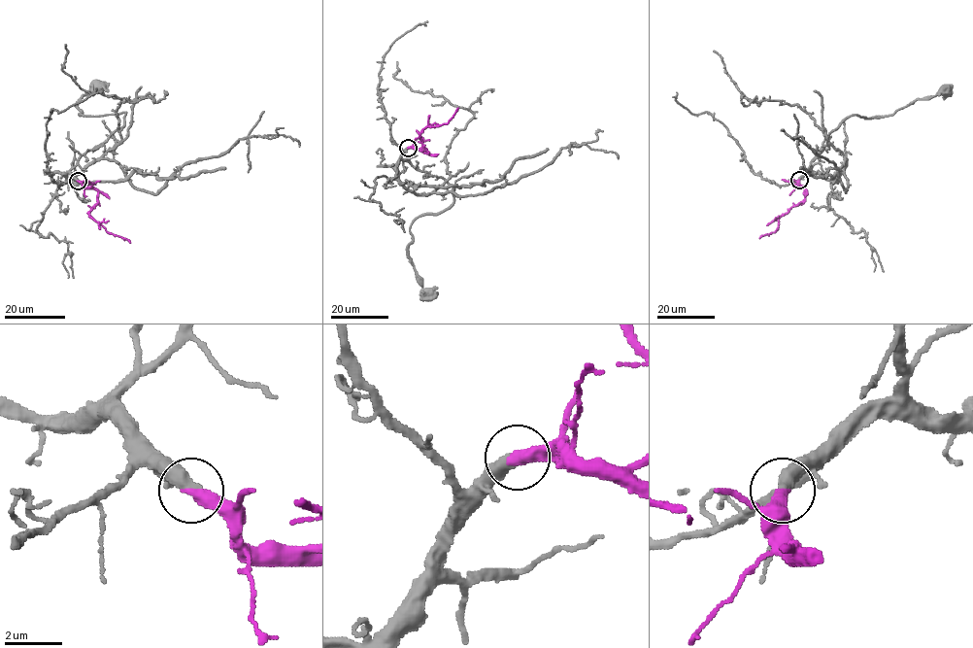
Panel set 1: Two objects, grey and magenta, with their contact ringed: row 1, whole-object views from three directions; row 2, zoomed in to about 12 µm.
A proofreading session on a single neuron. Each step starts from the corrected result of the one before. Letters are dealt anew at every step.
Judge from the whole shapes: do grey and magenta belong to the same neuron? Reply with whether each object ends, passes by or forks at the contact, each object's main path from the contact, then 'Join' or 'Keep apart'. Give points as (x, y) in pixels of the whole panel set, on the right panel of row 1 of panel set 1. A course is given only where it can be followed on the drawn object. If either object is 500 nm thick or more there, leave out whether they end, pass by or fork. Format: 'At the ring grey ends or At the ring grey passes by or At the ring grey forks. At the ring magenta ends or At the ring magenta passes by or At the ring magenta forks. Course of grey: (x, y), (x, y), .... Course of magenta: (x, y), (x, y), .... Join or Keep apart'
At the ring grey ends. At the ring magenta ends. Course of grey: (799, 179), (826, 145), (828, 135), (847, 118), (892, 115), (918, 99), (944, 90). Course of magenta: (799, 180), (805, 189), (805, 199), (778, 219), (775, 231), (759, 238). Join

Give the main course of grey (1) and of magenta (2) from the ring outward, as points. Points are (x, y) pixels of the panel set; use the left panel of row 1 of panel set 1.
1: (78, 180), (70, 172), (77, 161), (124, 124), (125, 112), (79, 115), (79, 100), (97, 86)
2: (78, 181), (97, 191), (97, 201), (90, 216), (108, 231), (130, 242)

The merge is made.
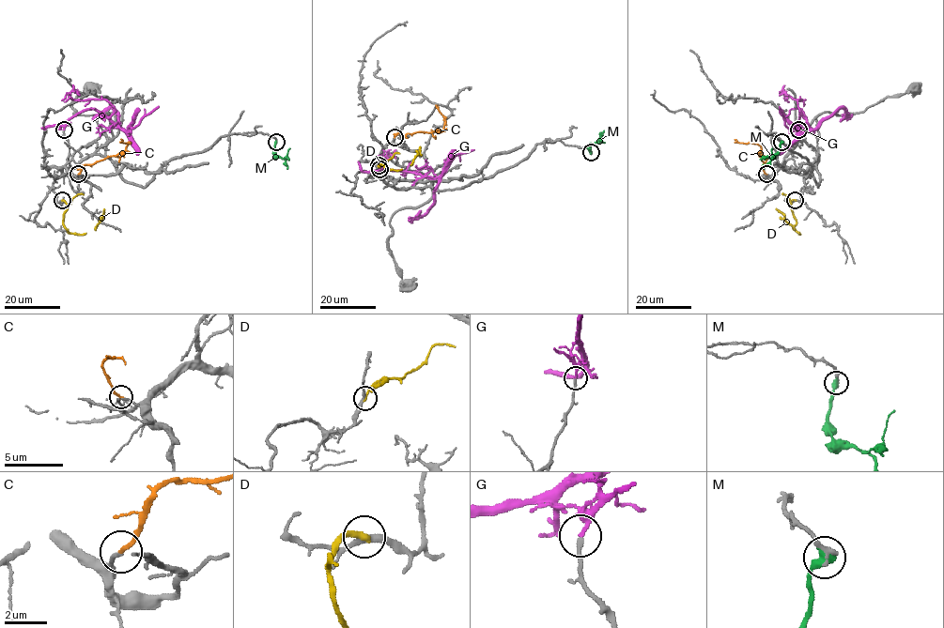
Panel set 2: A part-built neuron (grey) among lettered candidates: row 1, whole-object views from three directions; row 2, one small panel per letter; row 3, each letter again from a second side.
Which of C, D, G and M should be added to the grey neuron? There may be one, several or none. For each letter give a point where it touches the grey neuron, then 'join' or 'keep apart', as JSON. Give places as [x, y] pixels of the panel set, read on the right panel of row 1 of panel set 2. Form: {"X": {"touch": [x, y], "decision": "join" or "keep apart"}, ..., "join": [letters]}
{"C": {"touch": [766, 174], "decision": "join"}, "D": {"touch": [795, 200], "decision": "keep apart"}, "G": {"touch": [798, 130], "decision": "keep apart"}, "M": {"touch": [781, 142], "decision": "keep apart"}, "join": ["C"]}

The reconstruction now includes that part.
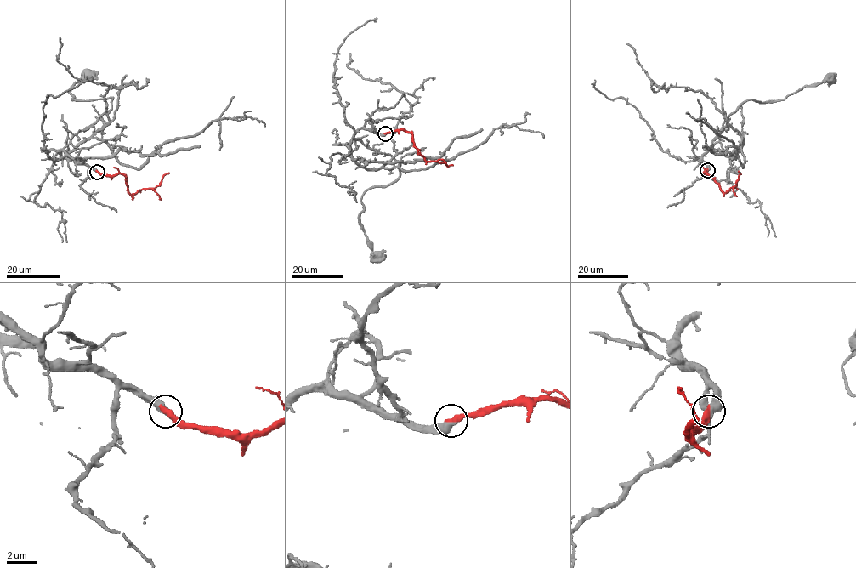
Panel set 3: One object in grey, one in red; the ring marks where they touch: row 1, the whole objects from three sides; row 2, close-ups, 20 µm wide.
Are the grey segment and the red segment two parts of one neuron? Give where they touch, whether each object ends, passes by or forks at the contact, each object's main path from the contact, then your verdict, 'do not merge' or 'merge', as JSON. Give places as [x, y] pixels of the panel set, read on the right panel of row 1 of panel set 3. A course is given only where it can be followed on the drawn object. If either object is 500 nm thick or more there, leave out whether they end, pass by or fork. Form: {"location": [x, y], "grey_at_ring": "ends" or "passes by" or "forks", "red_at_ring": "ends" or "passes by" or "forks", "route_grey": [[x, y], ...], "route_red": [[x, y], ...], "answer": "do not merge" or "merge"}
{"location": [707, 170], "route_grey": [[707, 169], [702, 156], [726, 126], [728, 117], [744, 102], [784, 99], [806, 86], [829, 78]], "route_red": [[707, 169], [703, 173], [719, 184], [723, 192], [734, 187], [739, 171]], "answer": "merge"}

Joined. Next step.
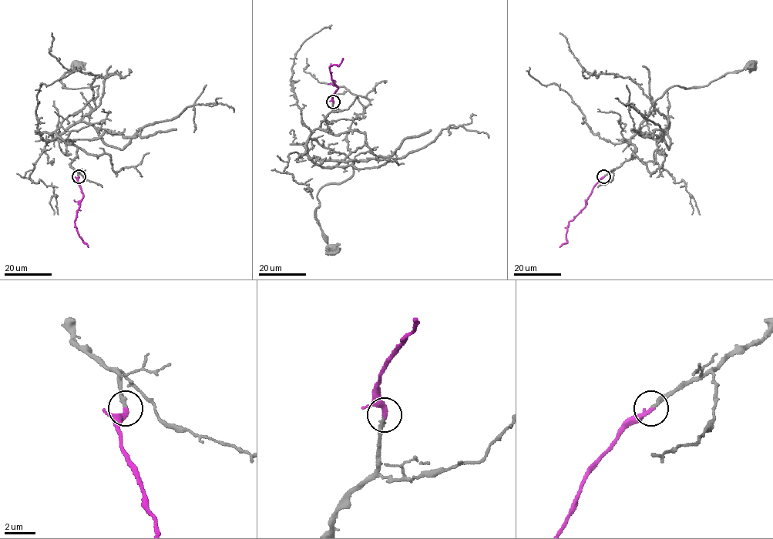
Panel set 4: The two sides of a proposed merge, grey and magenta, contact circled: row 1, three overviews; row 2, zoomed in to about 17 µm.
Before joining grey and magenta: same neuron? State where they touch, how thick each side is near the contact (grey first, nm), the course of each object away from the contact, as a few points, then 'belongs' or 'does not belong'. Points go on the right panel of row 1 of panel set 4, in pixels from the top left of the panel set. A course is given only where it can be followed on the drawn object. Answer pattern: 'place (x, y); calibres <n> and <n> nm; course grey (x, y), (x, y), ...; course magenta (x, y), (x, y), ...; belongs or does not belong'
place (603, 176); calibres 280 and 320 nm; course grey (603, 176), (635, 155), (630, 138), (653, 110), (654, 102), (670, 88), (707, 85), (728, 72), (749, 65); course magenta (603, 177), (592, 190), (586, 205), (569, 222), (566, 242), (559, 246); belongs

